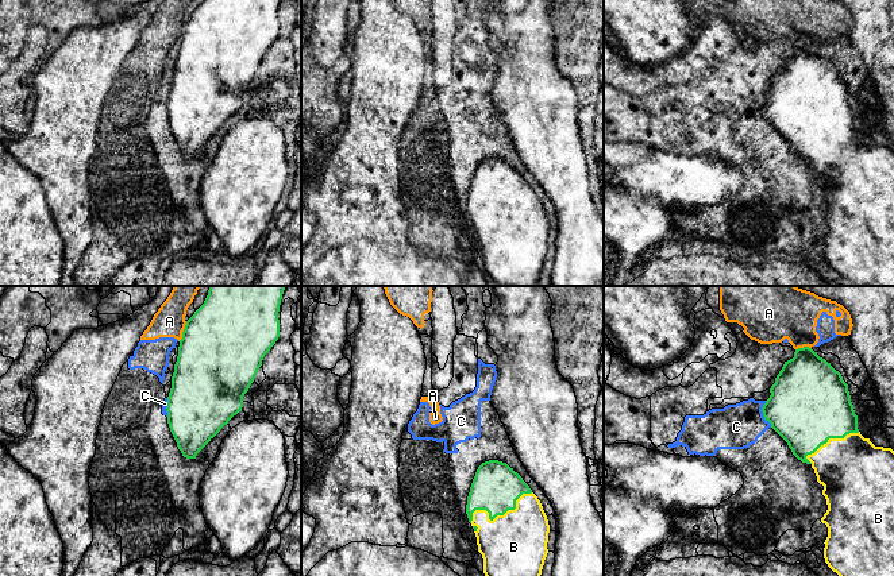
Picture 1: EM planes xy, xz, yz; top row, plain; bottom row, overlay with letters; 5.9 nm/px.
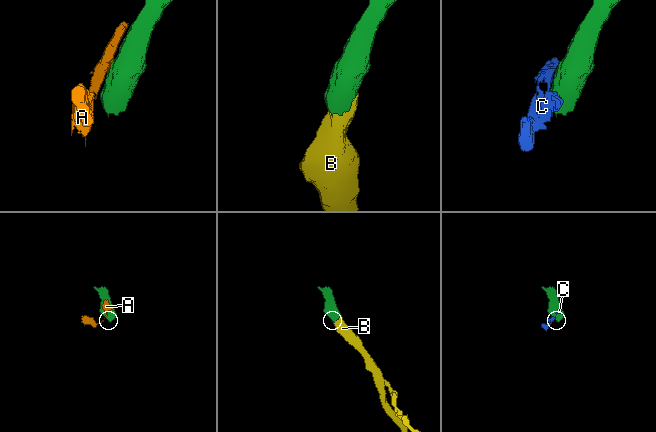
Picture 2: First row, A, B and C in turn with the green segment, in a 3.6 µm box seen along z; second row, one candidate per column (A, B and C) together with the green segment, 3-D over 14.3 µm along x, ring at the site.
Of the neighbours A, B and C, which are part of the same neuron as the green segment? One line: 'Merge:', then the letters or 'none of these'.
Merge: B

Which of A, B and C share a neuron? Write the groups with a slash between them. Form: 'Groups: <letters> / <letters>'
Groups: A C / B

